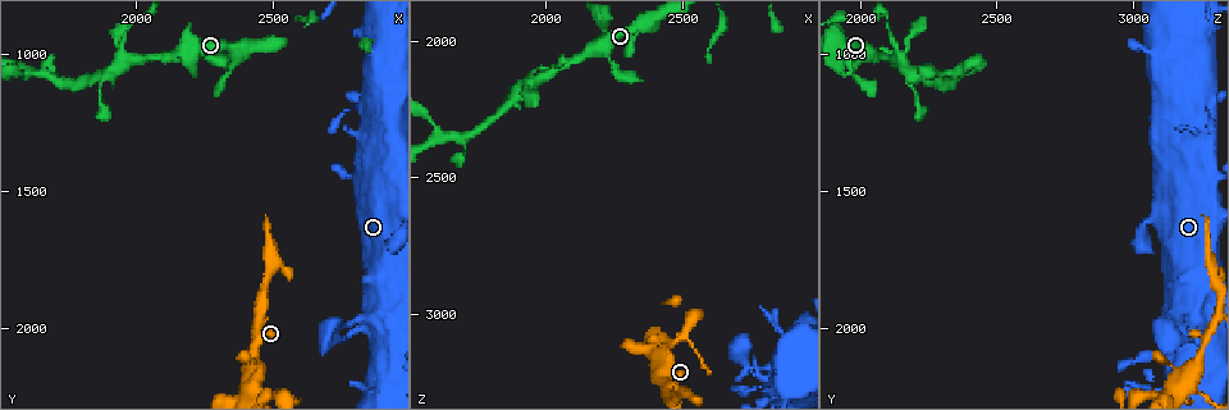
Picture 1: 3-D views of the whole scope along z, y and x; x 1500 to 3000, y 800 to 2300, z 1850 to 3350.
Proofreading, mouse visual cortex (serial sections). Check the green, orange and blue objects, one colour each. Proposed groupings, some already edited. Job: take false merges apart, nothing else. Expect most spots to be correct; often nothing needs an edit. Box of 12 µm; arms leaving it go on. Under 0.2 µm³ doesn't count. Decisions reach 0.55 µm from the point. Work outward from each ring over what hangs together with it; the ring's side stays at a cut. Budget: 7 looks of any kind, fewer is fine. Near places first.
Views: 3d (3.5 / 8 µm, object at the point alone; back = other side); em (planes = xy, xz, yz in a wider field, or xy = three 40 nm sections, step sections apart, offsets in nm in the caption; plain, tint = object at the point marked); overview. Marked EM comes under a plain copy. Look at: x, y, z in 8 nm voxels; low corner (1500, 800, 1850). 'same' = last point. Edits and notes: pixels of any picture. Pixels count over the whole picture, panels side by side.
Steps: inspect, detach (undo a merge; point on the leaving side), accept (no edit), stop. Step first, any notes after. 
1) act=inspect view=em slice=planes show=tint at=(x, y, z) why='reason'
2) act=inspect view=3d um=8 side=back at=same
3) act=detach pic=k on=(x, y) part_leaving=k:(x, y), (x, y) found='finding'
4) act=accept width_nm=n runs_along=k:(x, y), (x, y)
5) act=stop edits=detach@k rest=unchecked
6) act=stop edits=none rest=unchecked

act=inspect view=3d um=3.5 at=(1610, 1060, 2350) why='sharp bend'

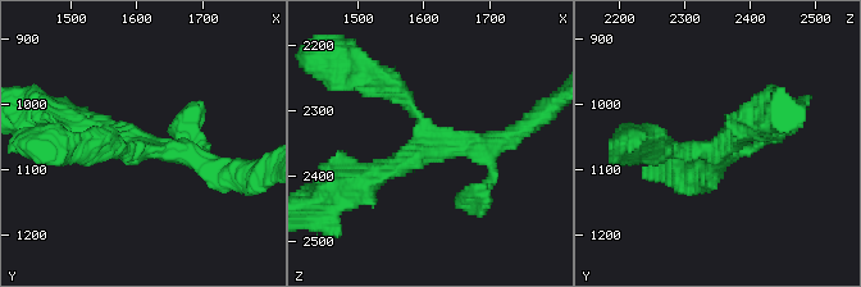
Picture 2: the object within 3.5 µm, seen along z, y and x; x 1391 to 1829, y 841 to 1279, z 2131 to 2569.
act=inspect view=em slice=xy step=1 show=tint at=(1615, 1065, 2355) why='need the tissue'

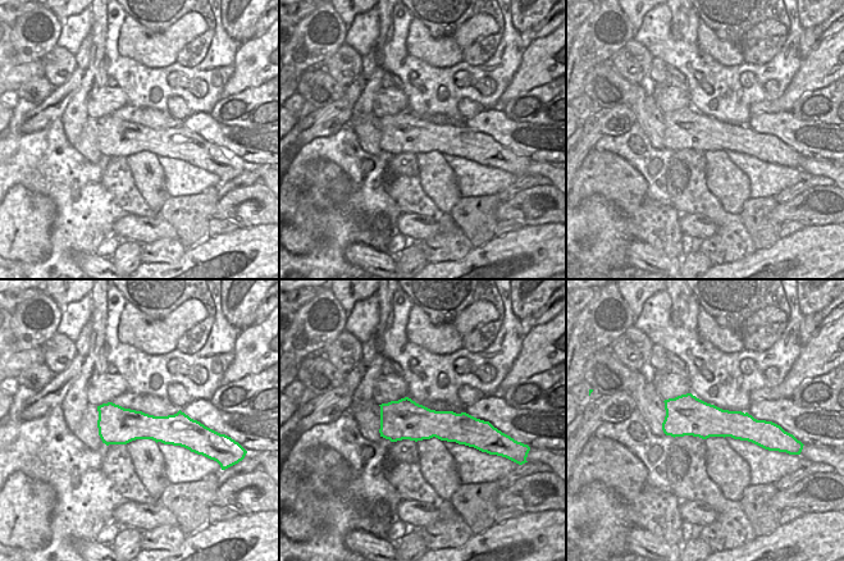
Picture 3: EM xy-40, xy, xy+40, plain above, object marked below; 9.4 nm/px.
act=accept width_nm=380 runs_along=2:(509, 139), (434, 147), (419, 115), (376, 82) found='all the same cell'

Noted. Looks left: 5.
act=inspect view=3d um=8 at=(2430, 2130, 3240) why='calibre changes'

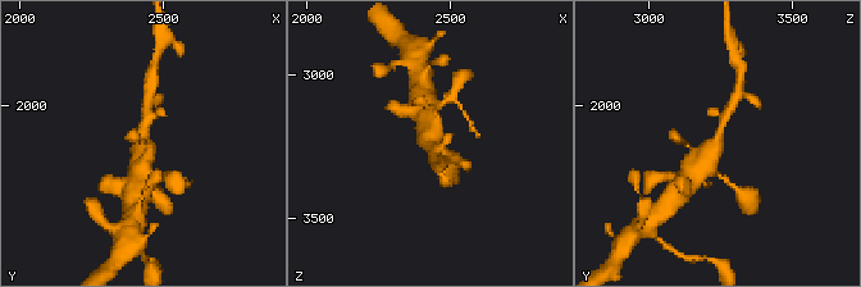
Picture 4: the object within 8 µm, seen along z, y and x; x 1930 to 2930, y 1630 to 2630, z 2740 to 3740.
act=inspect view=3d um=3.5 at=(2430, 2140, 3230) why='zoom in'

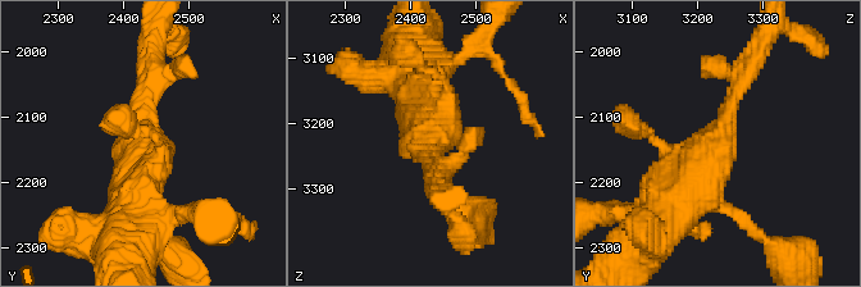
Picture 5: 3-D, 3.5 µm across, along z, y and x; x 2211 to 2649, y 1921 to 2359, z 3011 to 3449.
act=inspect view=em slice=xy step=1 show=tint at=(2435, 2130, 3235) why='shape alone is not enough'

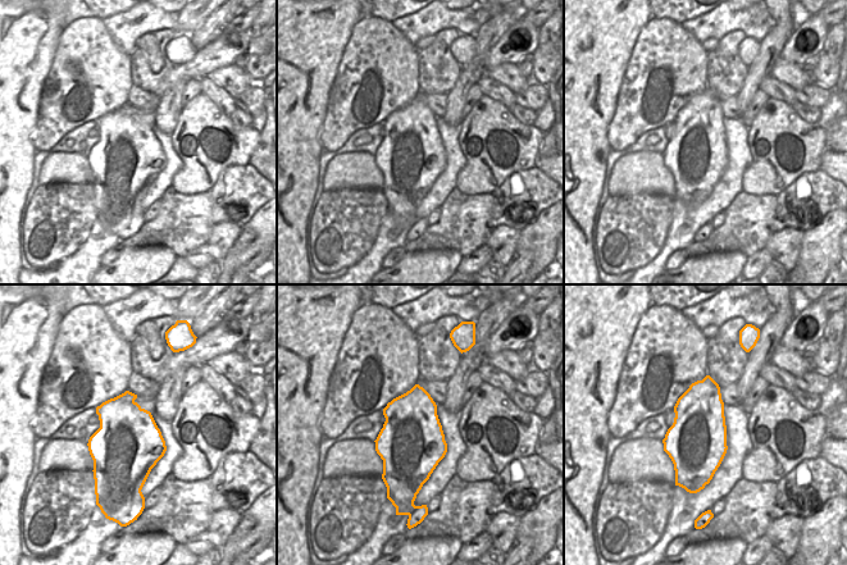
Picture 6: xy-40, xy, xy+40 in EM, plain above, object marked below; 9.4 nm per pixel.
act=accept width_nm=600 runs_along=5:(732, 73), (725, 124), (669, 203) found='all the same cell'

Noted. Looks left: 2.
act=inspect view=3d um=3.5 at=(2730, 2050, 3180) why='sudden change in width'

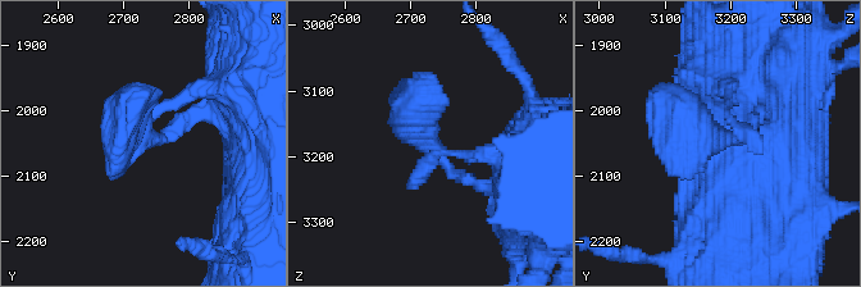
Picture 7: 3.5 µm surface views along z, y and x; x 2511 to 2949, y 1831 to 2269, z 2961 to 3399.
act=inspect view=em slice=planes show=tint at=(2725, 2050, 3180) why='now the EM'

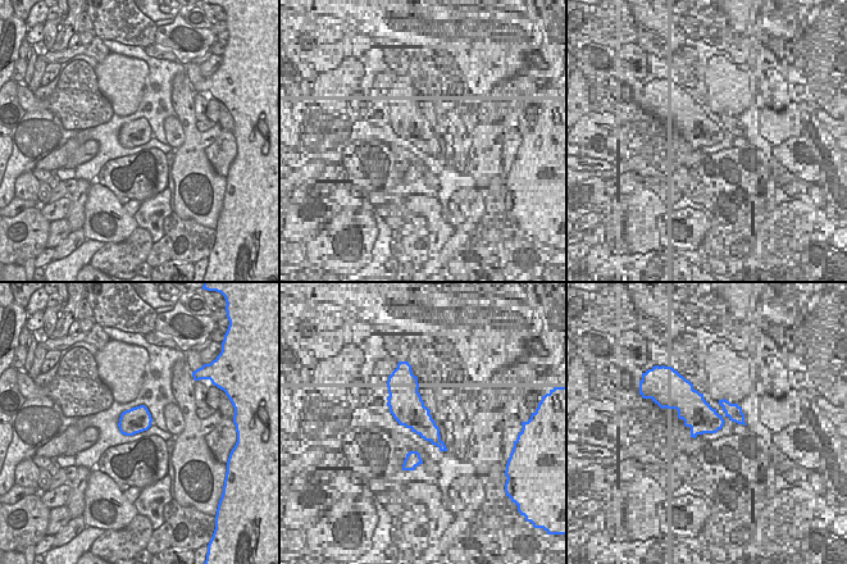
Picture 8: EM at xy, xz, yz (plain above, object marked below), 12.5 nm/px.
act=accept width_nm=320 runs_along=7:(761, 112), (660, 92) found='all the same cell'

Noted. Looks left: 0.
act=stop edits=none rest=unchecked

